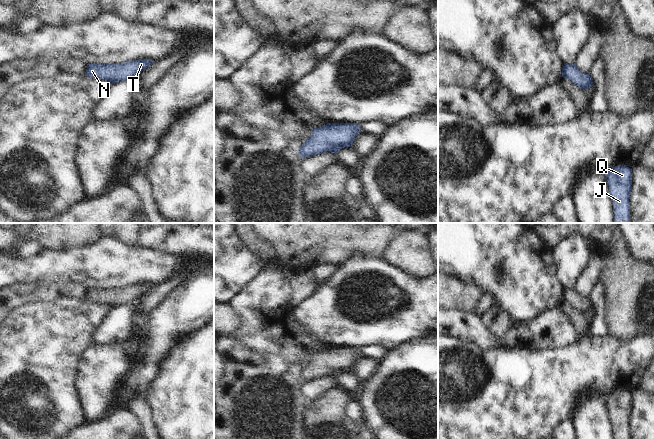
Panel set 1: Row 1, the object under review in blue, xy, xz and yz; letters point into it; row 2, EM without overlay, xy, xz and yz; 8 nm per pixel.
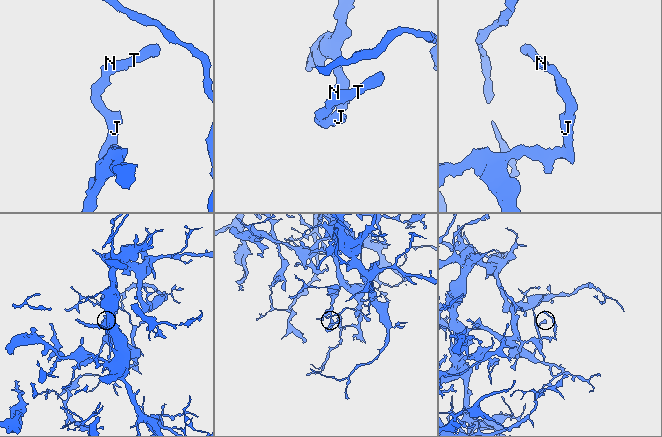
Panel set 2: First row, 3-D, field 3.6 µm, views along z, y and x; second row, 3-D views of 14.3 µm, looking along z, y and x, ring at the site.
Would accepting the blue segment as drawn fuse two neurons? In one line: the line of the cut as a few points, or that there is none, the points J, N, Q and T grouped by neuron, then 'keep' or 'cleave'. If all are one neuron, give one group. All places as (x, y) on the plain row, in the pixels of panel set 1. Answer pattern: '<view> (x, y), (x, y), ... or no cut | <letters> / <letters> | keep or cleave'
no cut | J N Q T | keep

